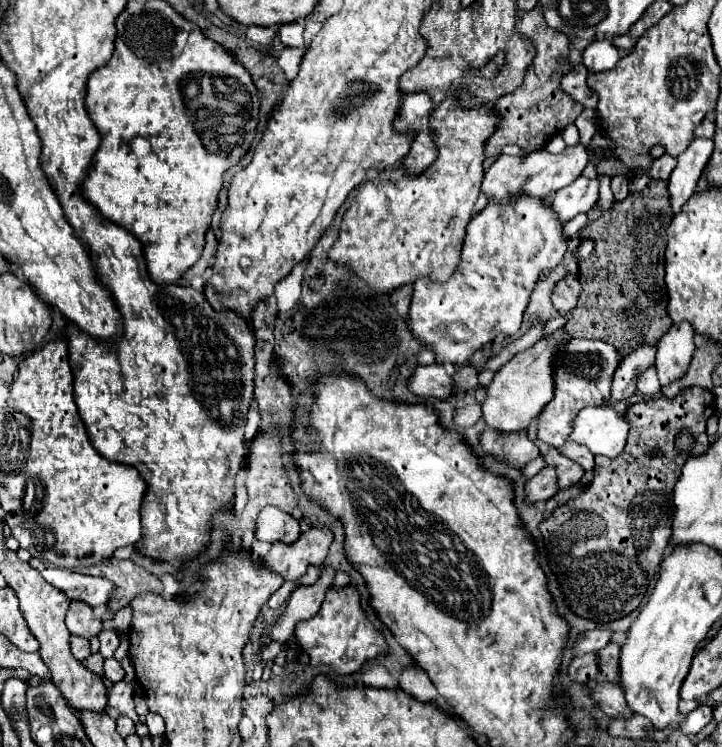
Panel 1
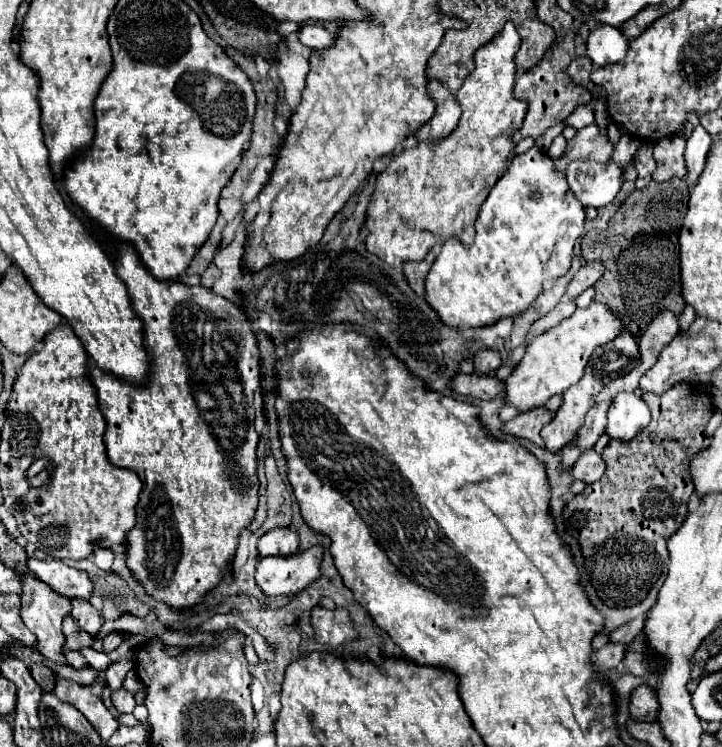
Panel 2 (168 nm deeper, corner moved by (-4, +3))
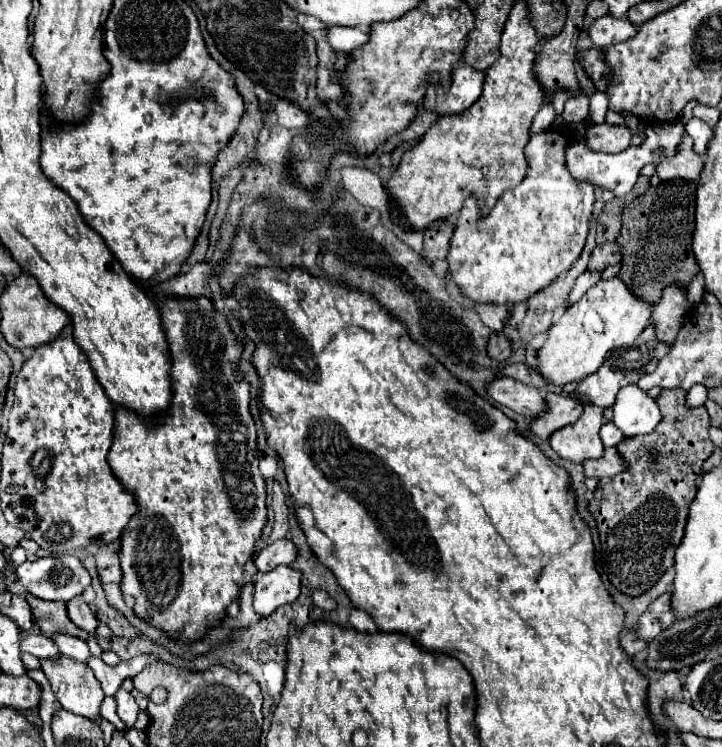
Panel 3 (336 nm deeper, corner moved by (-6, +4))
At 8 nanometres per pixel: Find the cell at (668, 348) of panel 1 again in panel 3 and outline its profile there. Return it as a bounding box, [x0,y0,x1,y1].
[687,272,705,306]

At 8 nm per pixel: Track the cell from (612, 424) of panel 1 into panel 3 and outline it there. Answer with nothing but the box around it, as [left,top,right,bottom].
[613,384,661,436]

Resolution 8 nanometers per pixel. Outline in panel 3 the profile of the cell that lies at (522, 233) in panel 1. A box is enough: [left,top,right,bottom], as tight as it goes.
[447,128,595,304]

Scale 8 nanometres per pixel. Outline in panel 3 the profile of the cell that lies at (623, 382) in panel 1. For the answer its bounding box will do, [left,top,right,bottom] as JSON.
[651,286,689,342]

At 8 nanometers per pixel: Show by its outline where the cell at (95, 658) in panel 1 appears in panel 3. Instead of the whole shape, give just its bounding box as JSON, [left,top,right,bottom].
[19,634,59,660]

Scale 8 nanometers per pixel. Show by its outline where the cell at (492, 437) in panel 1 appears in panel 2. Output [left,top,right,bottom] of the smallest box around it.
[501,407,551,445]

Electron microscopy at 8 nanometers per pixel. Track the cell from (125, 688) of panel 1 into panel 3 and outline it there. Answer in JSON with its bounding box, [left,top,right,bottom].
[115,688,139,728]

